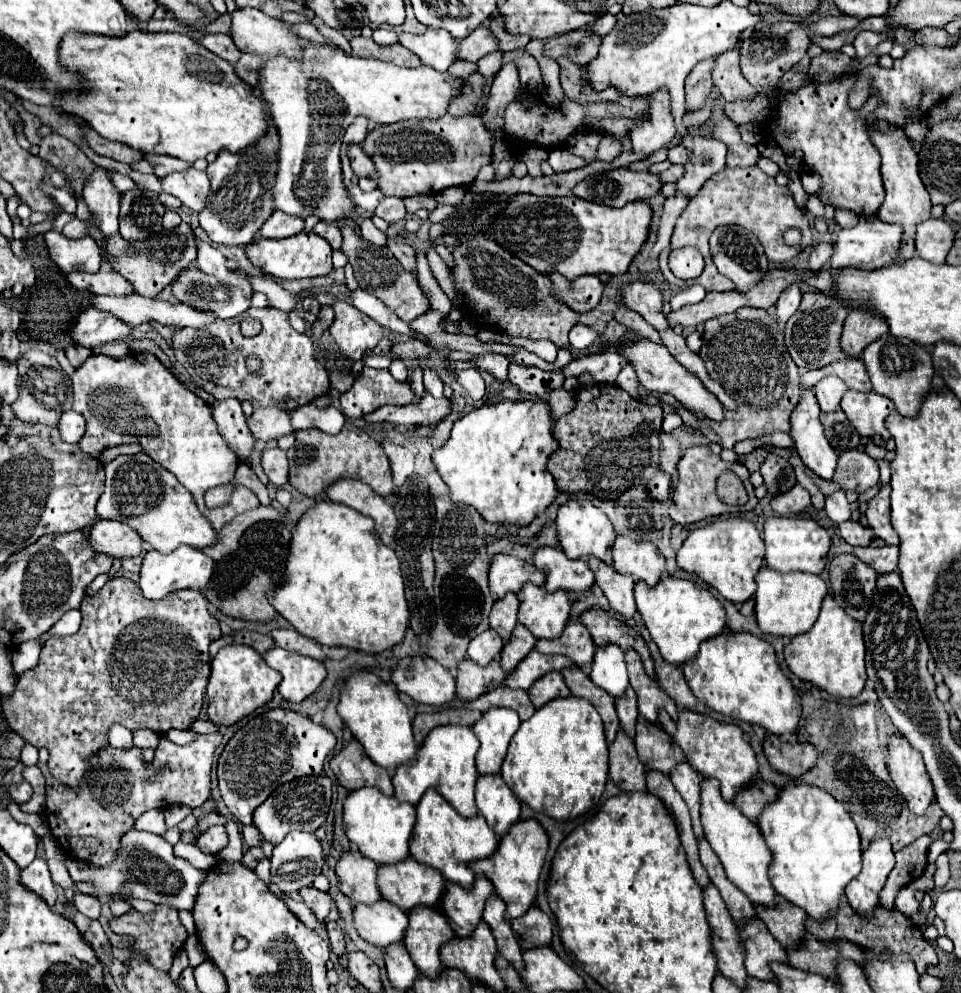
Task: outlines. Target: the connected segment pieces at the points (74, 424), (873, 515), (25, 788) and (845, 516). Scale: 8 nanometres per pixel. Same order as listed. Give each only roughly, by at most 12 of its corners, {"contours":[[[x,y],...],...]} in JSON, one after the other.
{"contours":[[[73,410],[59,420],[61,440],[77,444],[85,418]],[[889,484],[869,500],[865,516],[877,538],[899,546],[889,522]],[[29,782],[9,786],[9,798],[25,804],[33,794]],[[835,492],[825,502],[825,512],[837,524],[851,518],[845,492]]]}

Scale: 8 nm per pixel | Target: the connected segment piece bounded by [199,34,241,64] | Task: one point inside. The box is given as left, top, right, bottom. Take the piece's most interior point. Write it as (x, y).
(221, 44)

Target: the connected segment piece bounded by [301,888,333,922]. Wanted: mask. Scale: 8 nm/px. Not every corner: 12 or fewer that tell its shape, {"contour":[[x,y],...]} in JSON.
{"contour":[[301,888],[303,902],[323,922],[331,896],[315,888]]}

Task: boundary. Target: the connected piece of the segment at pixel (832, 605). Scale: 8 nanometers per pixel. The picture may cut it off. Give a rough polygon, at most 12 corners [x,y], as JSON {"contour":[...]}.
{"contour":[[831,594],[785,646],[789,670],[837,698],[865,686],[861,622]]}

